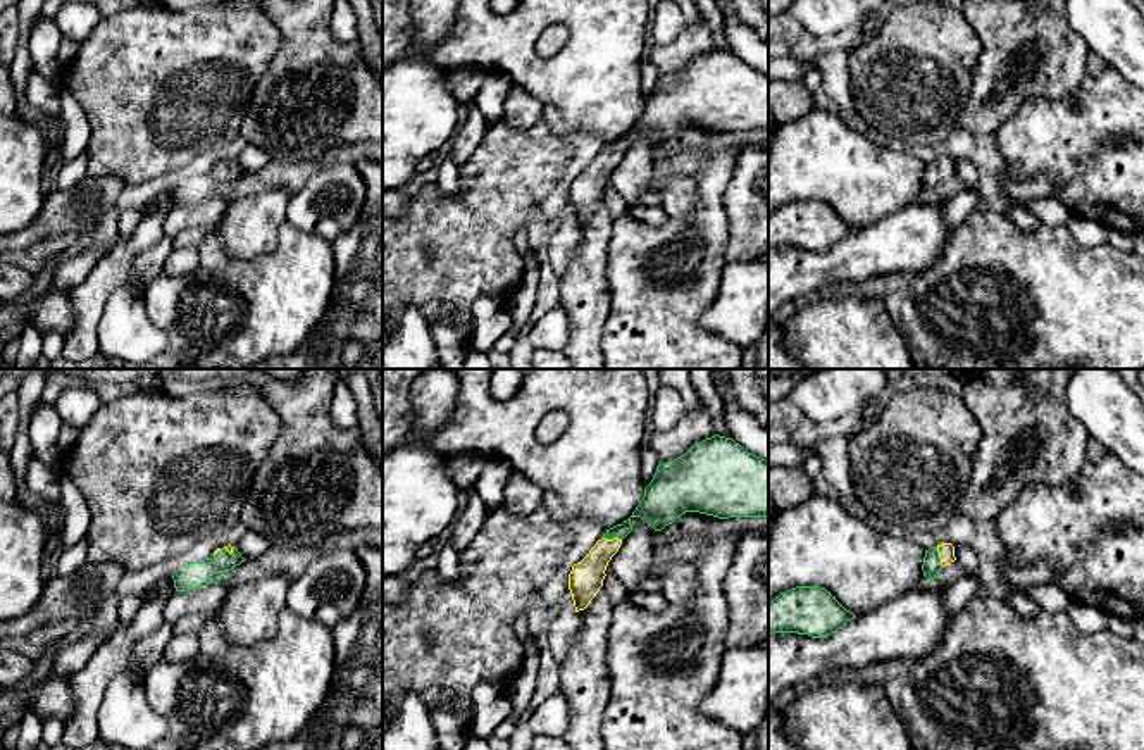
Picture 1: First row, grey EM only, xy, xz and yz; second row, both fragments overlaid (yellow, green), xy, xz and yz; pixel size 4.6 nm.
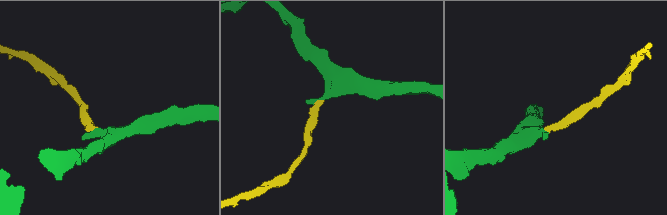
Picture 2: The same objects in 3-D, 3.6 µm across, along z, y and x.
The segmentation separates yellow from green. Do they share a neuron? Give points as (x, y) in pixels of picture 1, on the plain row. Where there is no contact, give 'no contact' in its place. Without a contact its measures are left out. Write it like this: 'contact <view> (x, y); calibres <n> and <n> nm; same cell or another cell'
contact yz (941, 171); calibres 80 and 80 nm; same cell

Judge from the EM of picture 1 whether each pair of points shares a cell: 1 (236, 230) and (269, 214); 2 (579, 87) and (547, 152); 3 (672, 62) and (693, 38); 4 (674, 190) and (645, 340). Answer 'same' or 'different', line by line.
1: same
2: different
3: same
4: different

